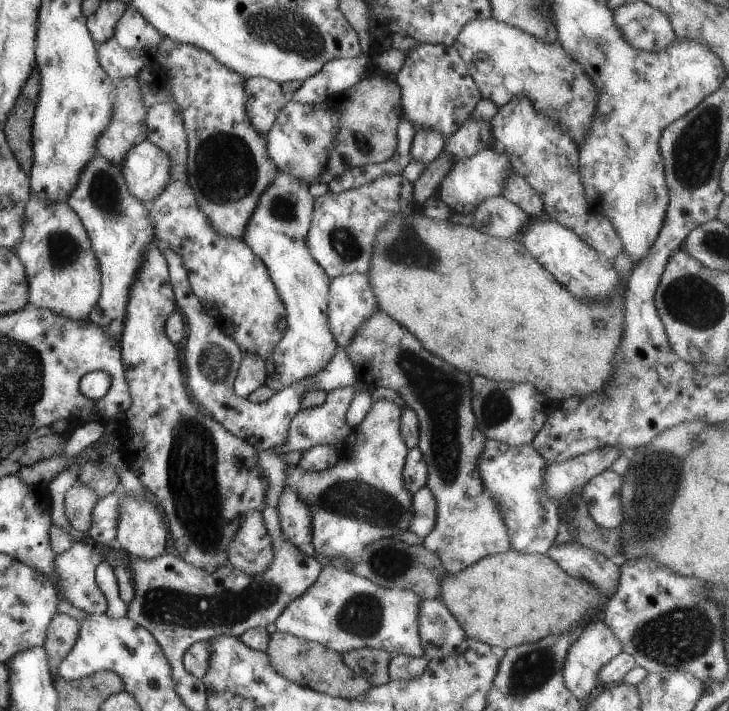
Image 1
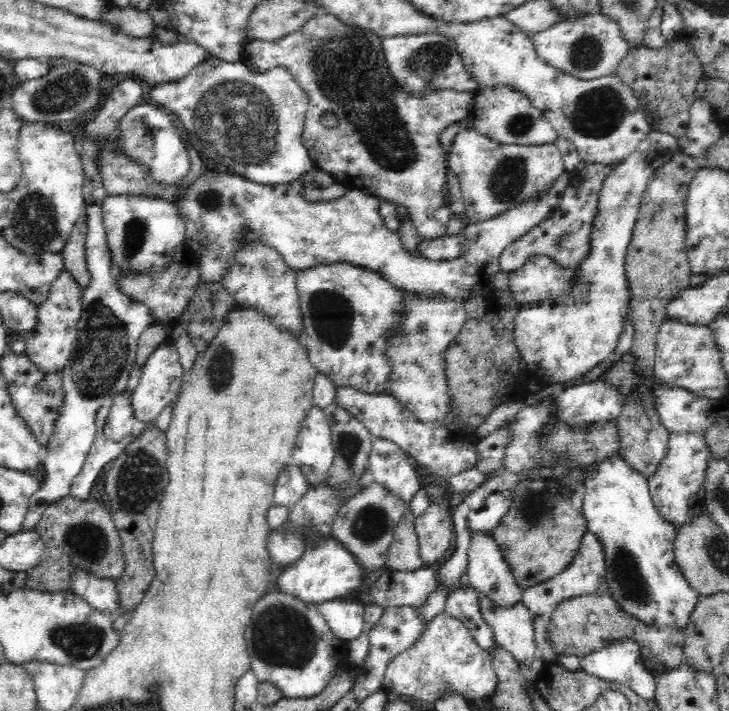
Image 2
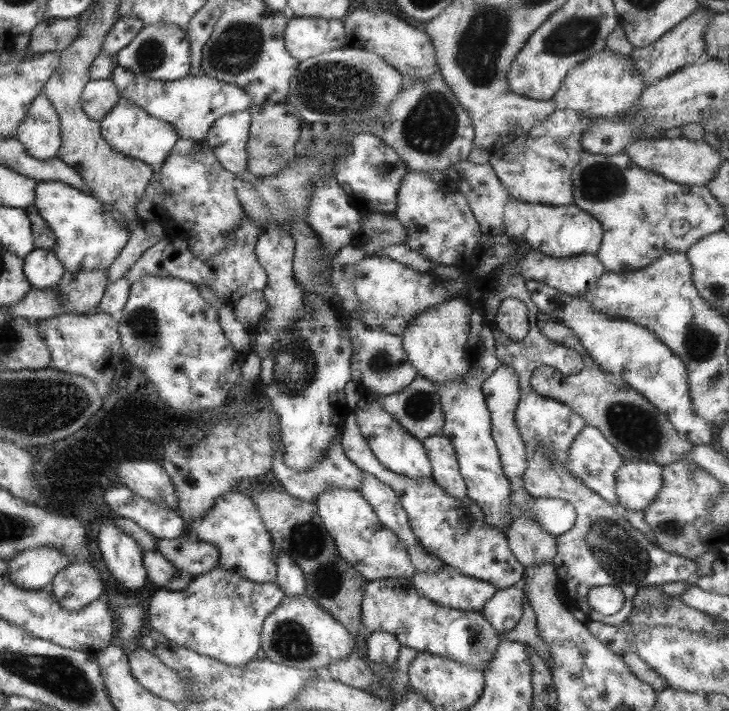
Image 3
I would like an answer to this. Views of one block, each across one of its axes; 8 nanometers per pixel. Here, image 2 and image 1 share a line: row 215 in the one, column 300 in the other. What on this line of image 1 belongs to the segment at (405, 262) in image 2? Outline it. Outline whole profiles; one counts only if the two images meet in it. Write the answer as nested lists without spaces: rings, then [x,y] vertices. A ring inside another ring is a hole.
[[[277,170],[273,181],[257,200],[241,238],[263,262],[267,275],[285,306],[284,334],[272,353],[264,359],[264,384],[272,392],[316,374],[338,350],[326,320],[330,279],[317,262],[313,261],[306,246],[314,204],[314,198],[309,194],[309,185]],[[283,488],[276,507],[280,532],[301,554],[313,557],[316,553],[311,545],[310,515],[307,508],[294,491]]]

